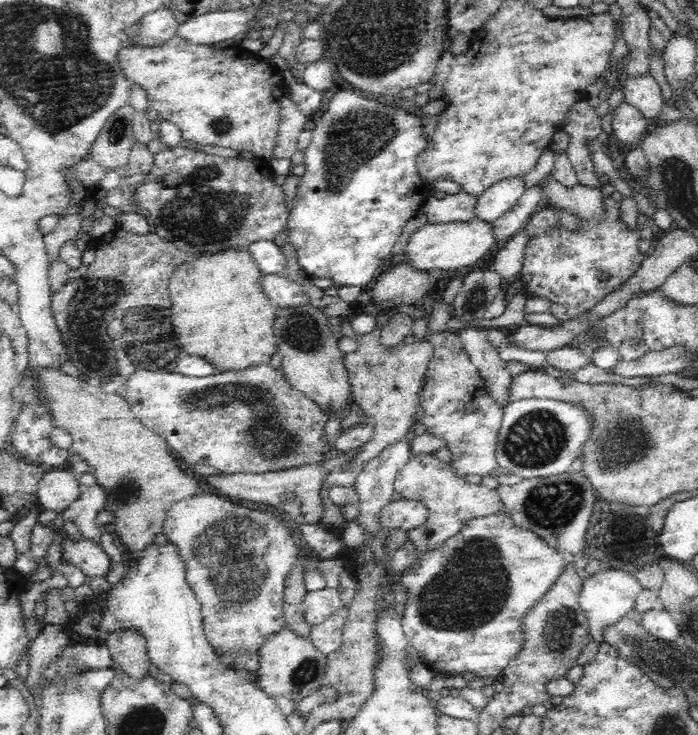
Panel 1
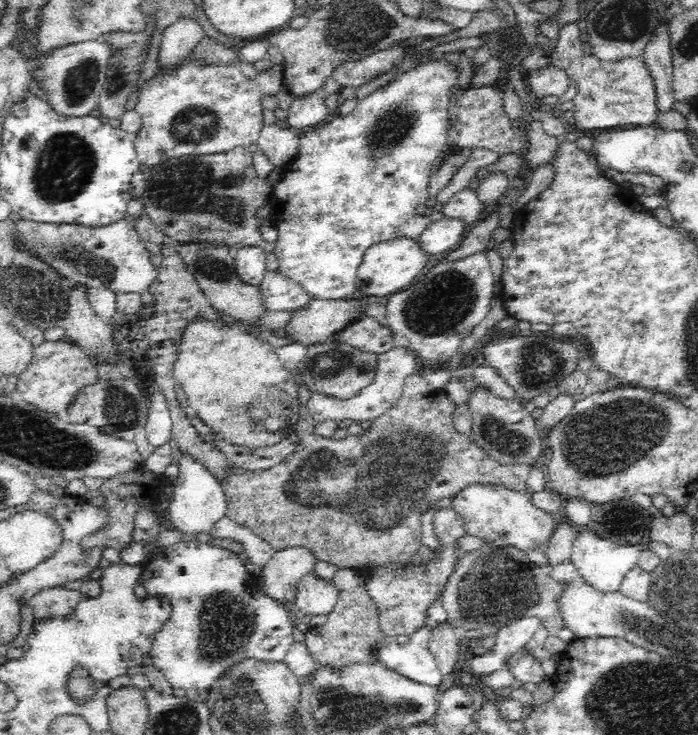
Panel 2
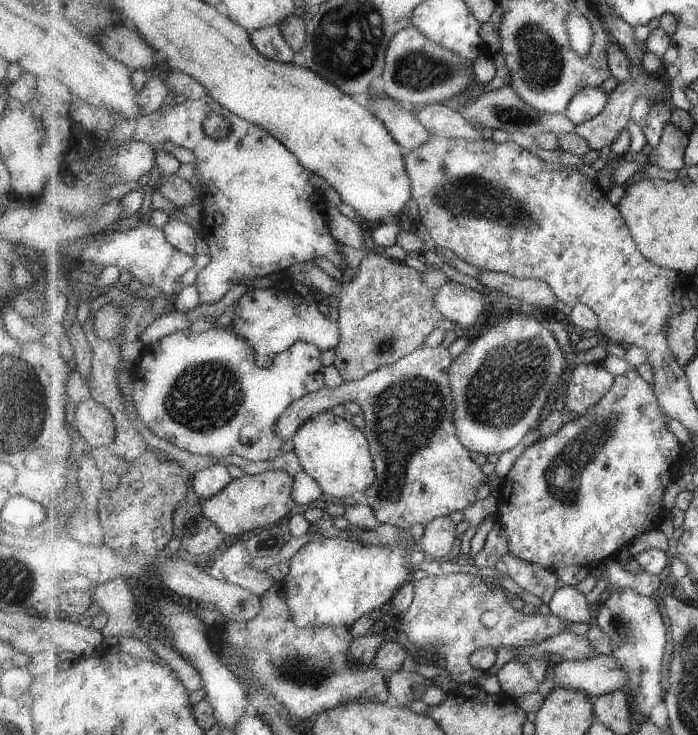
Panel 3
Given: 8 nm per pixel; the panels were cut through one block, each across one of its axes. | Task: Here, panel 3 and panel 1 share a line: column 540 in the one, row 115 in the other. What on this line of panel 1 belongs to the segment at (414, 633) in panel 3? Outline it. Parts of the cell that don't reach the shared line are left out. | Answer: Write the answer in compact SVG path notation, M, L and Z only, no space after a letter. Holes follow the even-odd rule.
M624 100L613 113L612 132L618 142L632 143L650 129L649 119Z

